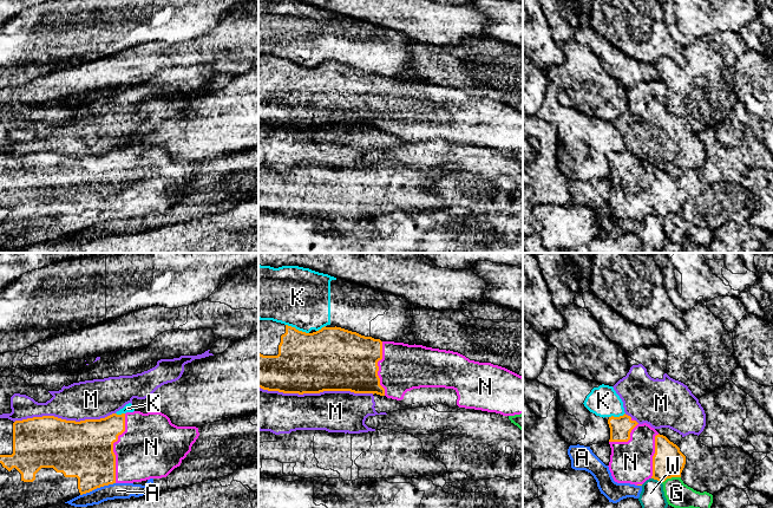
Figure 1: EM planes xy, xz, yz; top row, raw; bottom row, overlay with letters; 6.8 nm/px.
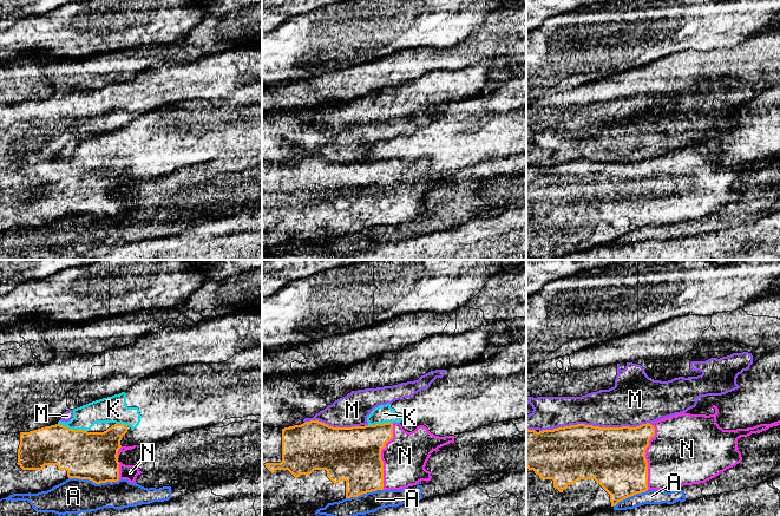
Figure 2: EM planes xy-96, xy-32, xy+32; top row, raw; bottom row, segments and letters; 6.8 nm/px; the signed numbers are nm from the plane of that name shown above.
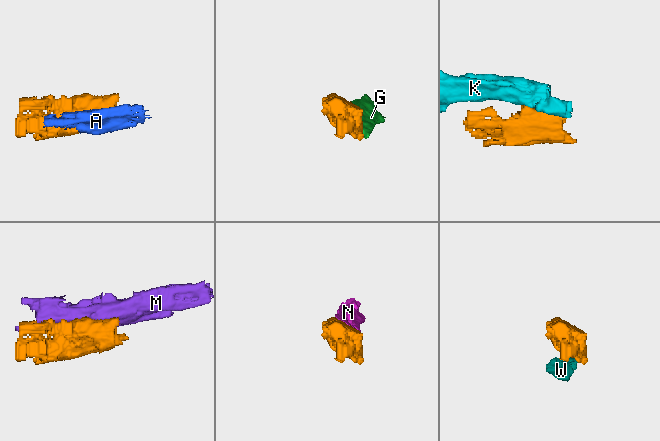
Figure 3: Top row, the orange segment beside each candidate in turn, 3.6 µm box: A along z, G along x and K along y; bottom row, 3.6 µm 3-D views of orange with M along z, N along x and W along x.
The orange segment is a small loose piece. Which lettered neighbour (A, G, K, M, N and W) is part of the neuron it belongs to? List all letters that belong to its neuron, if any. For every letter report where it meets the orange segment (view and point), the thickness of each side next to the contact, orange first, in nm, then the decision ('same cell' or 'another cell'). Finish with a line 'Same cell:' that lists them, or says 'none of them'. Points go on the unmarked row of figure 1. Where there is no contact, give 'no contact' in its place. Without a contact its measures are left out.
A: xy (97, 222) | 360/110 nm | another cell
G: yz (670, 213) | 220/180 nm | another cell
K: xz (297, 65) | 420/400 nm | another cell
M: xz (316, 128) | 440/280 nm | another cell
N: xy (112, 183) | 380/420 nm | same cell
W: yz (656, 214) | 220/170 nm | another cell
Same cell: N

